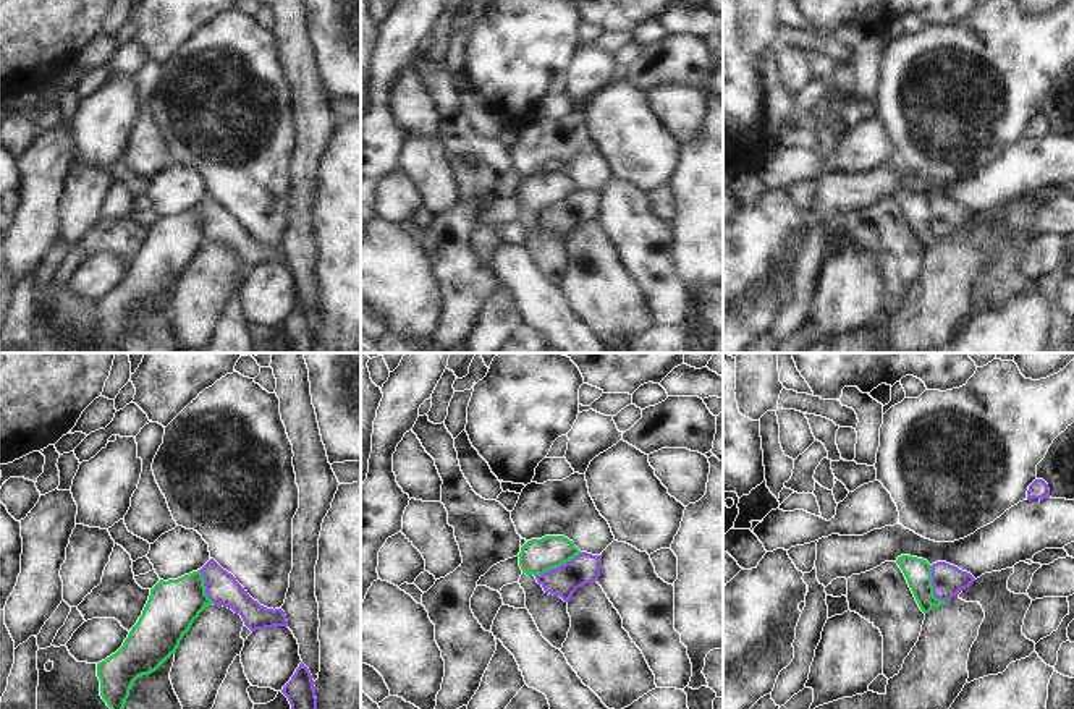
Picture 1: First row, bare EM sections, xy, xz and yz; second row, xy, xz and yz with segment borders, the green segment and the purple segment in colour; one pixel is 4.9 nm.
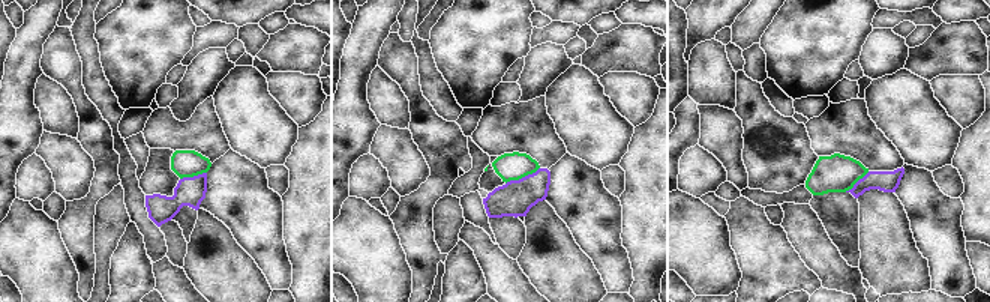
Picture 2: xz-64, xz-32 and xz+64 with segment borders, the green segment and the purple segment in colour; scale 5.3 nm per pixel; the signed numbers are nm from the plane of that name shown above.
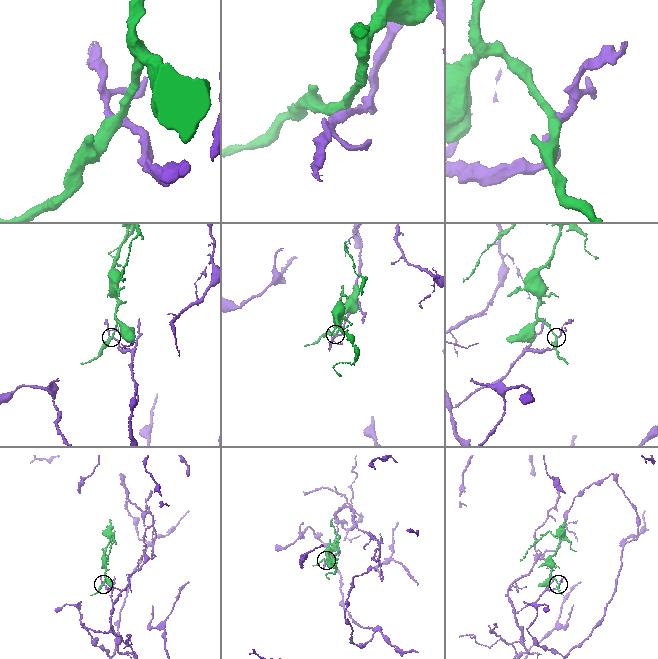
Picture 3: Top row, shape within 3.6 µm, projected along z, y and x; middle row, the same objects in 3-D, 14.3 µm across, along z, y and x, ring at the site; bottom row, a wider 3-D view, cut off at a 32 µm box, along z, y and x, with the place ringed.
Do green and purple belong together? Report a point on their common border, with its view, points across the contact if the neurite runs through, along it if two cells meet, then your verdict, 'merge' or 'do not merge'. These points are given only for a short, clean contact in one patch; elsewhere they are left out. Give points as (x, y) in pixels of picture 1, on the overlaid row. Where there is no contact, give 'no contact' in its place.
meets green in xz at (558, 565); border along xz (581, 552), (536, 577); do not merge

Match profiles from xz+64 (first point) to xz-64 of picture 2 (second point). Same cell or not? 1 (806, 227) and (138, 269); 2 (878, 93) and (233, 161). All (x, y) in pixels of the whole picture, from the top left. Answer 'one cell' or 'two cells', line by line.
1: two cells
2: two cells

